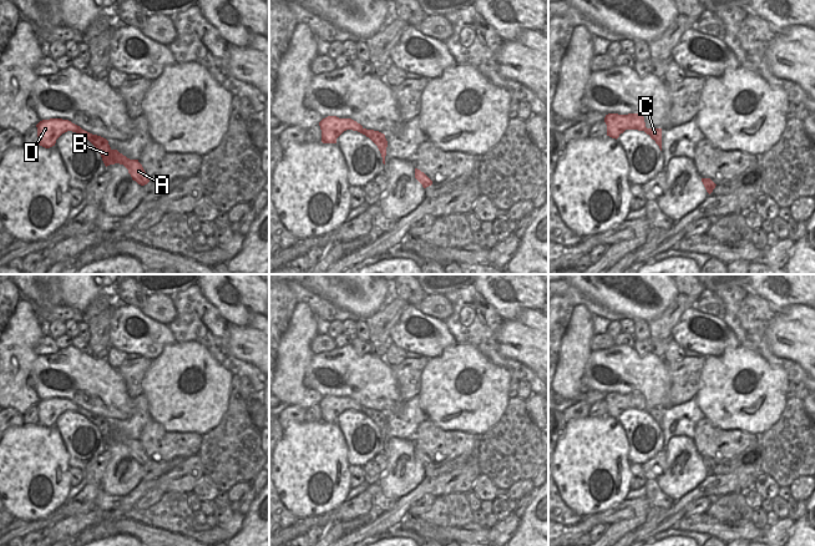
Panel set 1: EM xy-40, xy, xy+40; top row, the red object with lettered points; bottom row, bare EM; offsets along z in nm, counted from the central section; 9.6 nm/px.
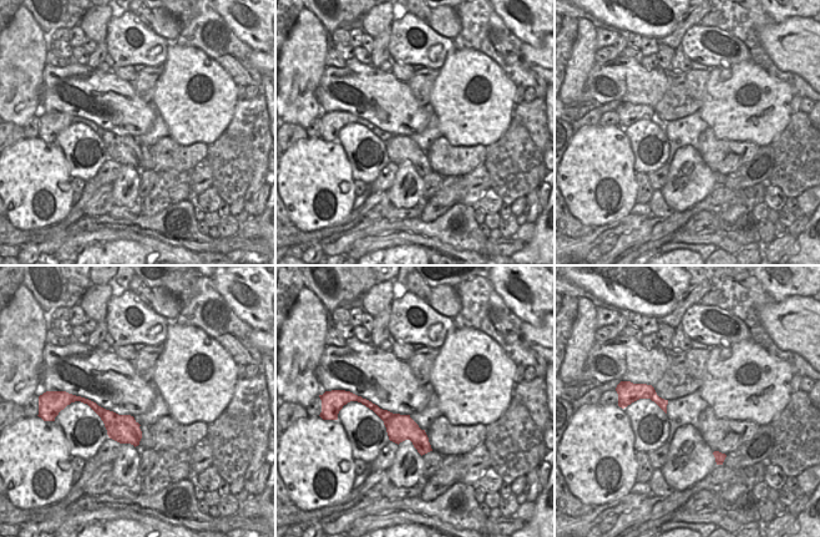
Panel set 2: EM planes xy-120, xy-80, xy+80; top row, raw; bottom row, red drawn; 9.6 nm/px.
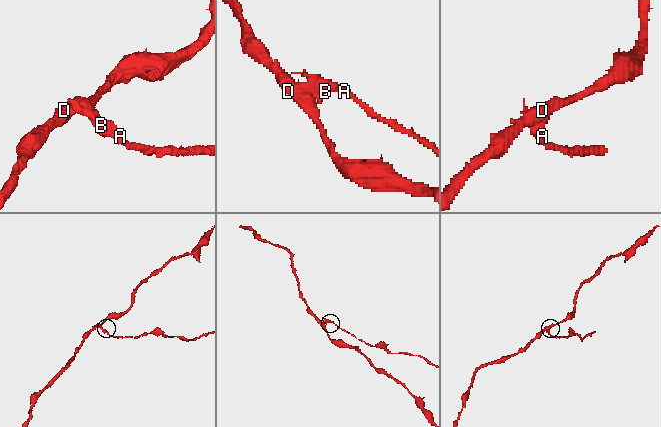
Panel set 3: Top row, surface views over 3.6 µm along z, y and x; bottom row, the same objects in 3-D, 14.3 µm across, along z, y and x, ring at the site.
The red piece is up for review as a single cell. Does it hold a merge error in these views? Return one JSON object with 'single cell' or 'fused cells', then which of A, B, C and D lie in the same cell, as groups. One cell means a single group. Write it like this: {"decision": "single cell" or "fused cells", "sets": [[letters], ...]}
{"decision": "fused cells", "sets": [["A", "B", "C"], ["D"]]}

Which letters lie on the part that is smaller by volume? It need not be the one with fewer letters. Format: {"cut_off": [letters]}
{"cut_off": ["A", "B", "C"]}

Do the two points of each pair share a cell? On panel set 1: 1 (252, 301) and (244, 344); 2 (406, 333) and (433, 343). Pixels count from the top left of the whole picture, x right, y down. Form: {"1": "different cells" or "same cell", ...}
{"1": "different cells", "2": "same cell"}

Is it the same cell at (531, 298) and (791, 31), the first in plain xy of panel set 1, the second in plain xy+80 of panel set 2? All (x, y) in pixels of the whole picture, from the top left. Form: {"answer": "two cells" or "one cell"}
{"answer": "two cells"}

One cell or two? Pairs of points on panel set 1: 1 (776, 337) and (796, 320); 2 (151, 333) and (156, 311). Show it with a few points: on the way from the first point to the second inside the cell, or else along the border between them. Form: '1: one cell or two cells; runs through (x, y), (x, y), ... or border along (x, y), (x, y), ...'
1: one cell; runs through (781, 335), (791, 325)
2: two cells; border along (140, 309), (151, 318), (166, 324)

